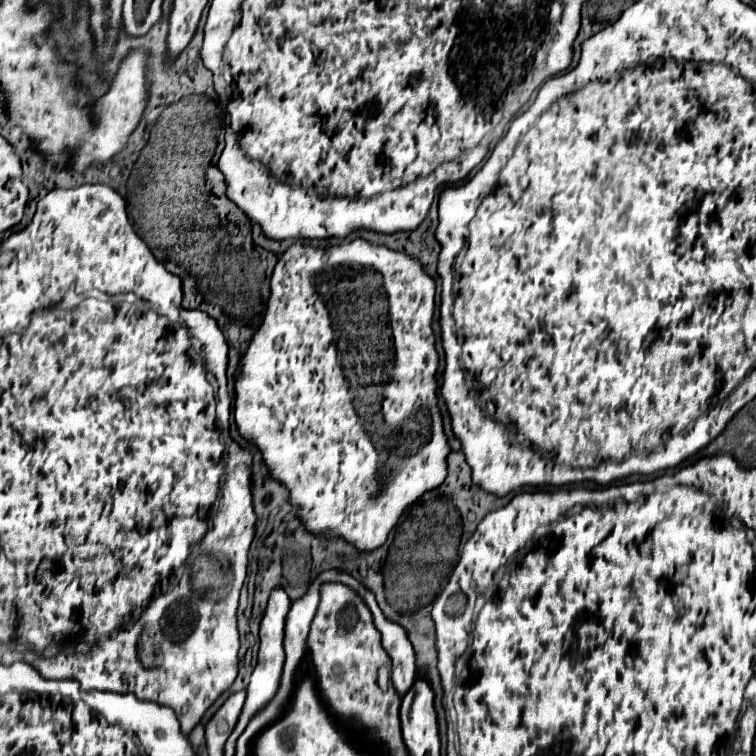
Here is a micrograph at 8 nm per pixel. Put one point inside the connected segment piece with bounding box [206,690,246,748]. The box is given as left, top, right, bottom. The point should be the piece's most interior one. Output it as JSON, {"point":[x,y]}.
{"point":[219,728]}

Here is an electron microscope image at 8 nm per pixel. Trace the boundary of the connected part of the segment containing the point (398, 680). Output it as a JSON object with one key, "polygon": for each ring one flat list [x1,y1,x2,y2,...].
{"polygon":[[356,580,356,588,354,592,358,596,362,596,362,600,366,602,366,606,372,612,374,618,374,626,378,628,378,632,382,634,382,646,388,652,388,656,392,658,392,684,396,686,398,696,404,696,414,680,416,680,416,664,414,664,414,650,412,644,408,640,408,634,402,626,390,622,378,608,374,594]]}

